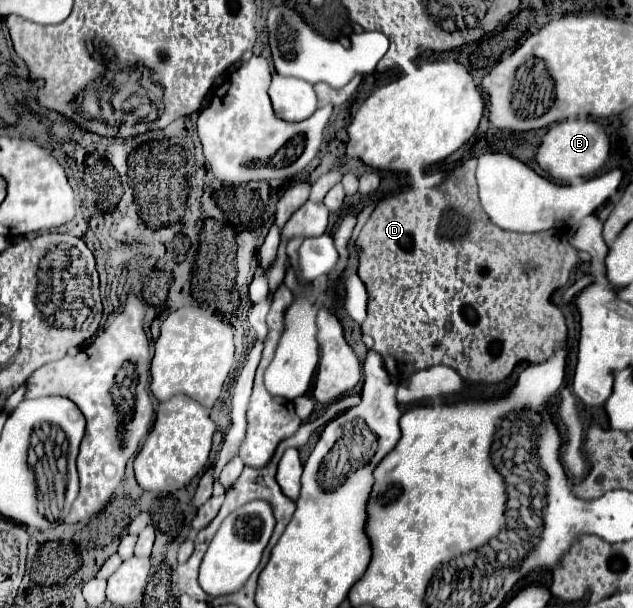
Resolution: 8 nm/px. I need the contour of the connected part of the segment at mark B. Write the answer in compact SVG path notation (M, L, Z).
M572 119L556 123L554 127L548 129L536 153L536 161L552 179L570 181L596 173L608 161L608 151L610 151L610 139L600 123L592 119Z

